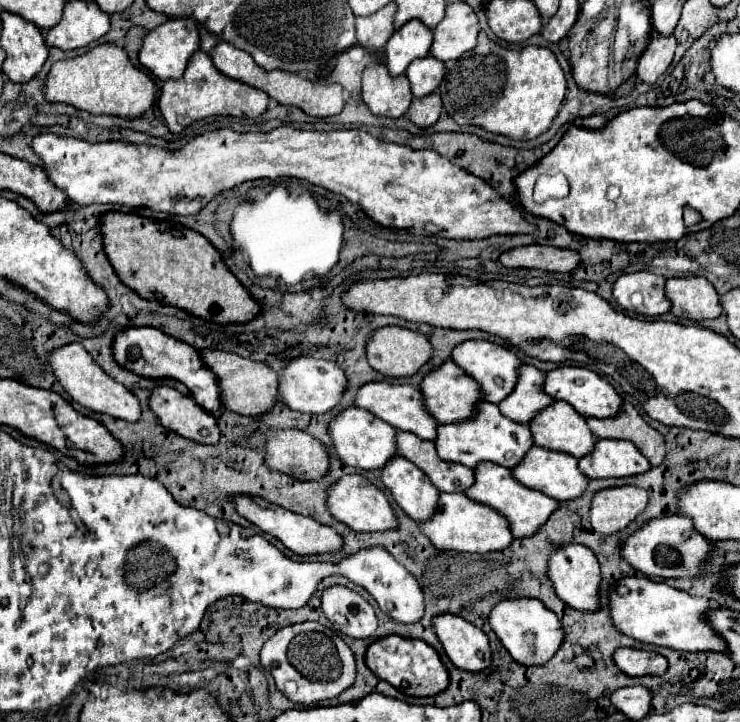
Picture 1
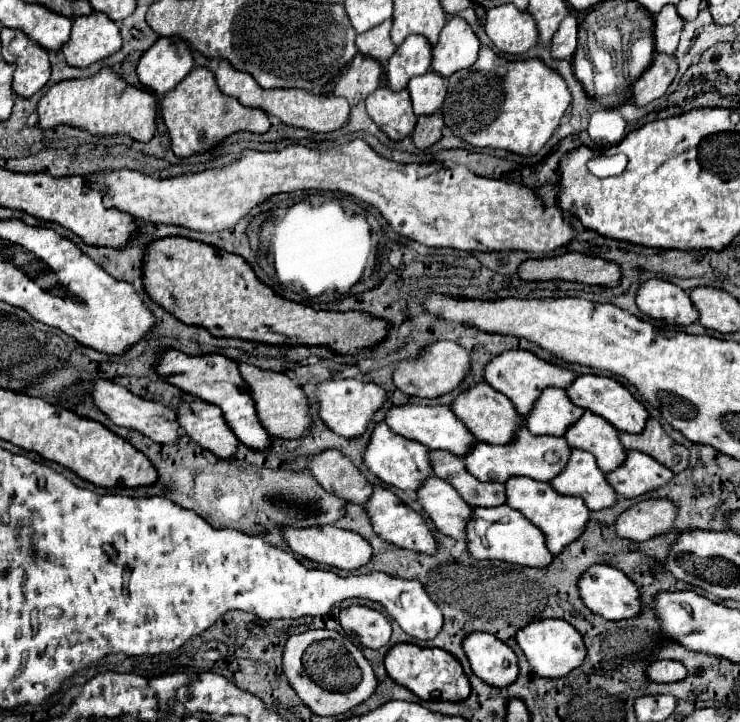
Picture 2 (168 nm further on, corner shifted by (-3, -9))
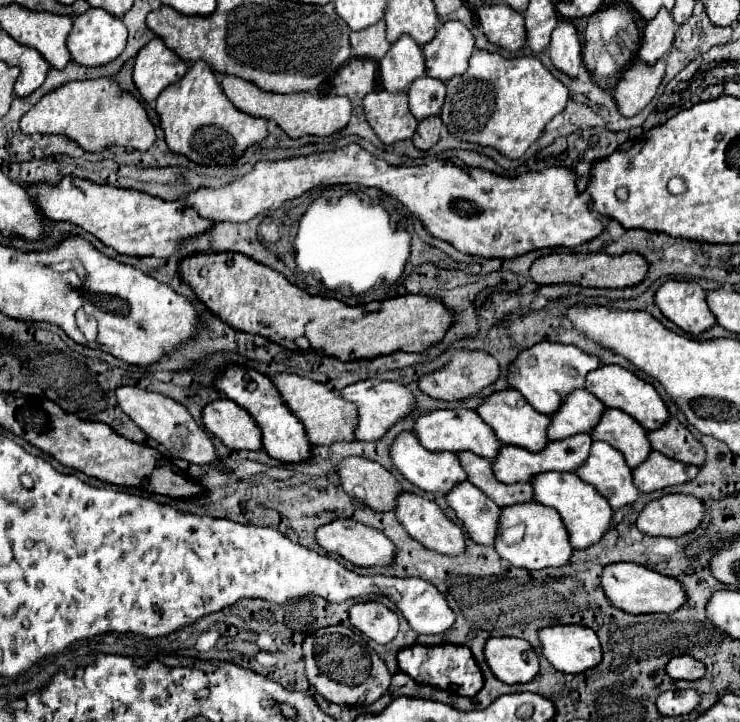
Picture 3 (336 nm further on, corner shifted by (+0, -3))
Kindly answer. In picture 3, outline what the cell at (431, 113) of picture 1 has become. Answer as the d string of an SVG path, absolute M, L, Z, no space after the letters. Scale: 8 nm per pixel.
M429 116L427 120L421 120L415 134L413 134L413 144L417 150L429 150L439 142L439 130L441 130L441 118L439 116Z

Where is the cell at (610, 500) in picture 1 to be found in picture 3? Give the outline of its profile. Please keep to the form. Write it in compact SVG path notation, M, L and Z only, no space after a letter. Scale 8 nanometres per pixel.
M667 494L645 504L637 526L649 536L683 536L701 524L703 512L705 508L695 496Z

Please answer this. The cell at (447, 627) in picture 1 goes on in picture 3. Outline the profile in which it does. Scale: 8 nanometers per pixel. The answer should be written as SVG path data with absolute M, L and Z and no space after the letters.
M489 638L483 648L487 666L505 684L529 682L539 670L539 658L521 638Z

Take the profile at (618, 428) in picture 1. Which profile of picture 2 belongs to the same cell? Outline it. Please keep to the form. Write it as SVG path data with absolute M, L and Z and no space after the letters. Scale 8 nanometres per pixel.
M650 418L646 430L642 434L622 434L620 442L624 442L624 446L628 450L640 450L644 454L650 454L652 458L656 458L658 462L662 462L666 468L674 470L676 474L686 470L688 462L690 462L690 452L686 446L674 442L664 428L660 426L658 420Z

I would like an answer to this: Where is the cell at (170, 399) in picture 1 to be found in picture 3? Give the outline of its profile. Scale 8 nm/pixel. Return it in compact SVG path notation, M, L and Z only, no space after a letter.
M213 400L201 410L207 432L219 438L231 450L261 450L261 432L253 418L231 400Z

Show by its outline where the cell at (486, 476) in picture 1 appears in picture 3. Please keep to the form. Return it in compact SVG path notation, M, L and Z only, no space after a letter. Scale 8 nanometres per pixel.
M545 472L545 474L533 476L529 484L535 488L533 502L549 506L559 512L559 516L569 532L569 540L571 540L573 548L587 548L587 546L595 544L597 540L601 540L601 536L607 532L609 520L613 514L611 506L607 504L607 500L603 496L597 494L597 490L591 484L583 482L573 472Z

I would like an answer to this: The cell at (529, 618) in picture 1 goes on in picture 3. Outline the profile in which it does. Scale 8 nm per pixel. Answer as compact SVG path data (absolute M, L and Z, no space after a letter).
M565 624L537 632L543 656L559 672L579 674L601 662L601 644L591 628Z

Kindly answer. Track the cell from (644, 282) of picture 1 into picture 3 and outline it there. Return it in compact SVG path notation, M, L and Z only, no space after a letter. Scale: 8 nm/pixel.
M663 282L655 292L655 304L665 318L689 334L699 334L715 324L705 302L705 290L697 282Z

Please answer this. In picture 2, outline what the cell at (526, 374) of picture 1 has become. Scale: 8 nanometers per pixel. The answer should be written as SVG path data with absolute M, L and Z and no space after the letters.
M544 390L542 398L538 398L538 406L534 406L532 414L526 416L526 426L532 434L548 434L548 436L564 436L564 432L582 418L586 410L572 404L566 390Z

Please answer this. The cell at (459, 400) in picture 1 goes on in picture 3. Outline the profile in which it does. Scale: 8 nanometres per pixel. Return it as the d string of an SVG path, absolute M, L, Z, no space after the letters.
M507 388L507 390L501 390L501 392L493 392L475 410L485 420L485 424L491 426L491 430L497 436L497 440L503 442L503 444L521 446L521 448L527 448L531 452L539 452L547 444L545 430L549 426L549 416L537 412L535 408L531 408L531 404L527 404L527 400L513 388Z

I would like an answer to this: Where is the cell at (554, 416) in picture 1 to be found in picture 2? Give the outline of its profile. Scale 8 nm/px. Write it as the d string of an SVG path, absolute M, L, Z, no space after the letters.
M586 412L570 430L566 430L564 438L568 438L574 448L594 454L602 470L612 472L626 460L626 448L618 434L620 432L602 416Z

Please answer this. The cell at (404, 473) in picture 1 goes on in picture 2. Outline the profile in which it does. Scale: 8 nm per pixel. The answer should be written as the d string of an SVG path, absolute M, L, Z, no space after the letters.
M436 476L428 478L418 490L418 502L442 534L460 542L468 540L466 524L472 518L474 506L470 506L446 480Z

